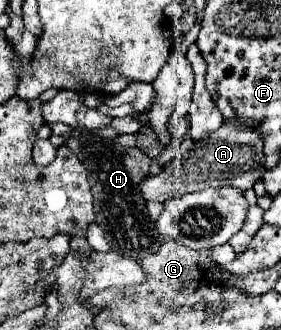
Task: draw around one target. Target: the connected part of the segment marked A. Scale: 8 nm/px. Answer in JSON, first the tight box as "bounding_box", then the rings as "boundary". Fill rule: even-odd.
{"bounding_box":[140,123,264,201],"boundary":[[[222,123],[218,131],[212,135],[204,137],[202,141],[194,143],[194,147],[184,153],[174,157],[170,163],[164,165],[162,173],[156,177],[146,177],[140,185],[142,195],[146,201],[168,201],[170,197],[182,197],[190,191],[200,189],[202,185],[214,181],[246,181],[246,187],[254,185],[256,179],[262,179],[264,169],[262,169],[262,141],[258,141],[258,133],[254,129],[234,129],[230,123]]]}

